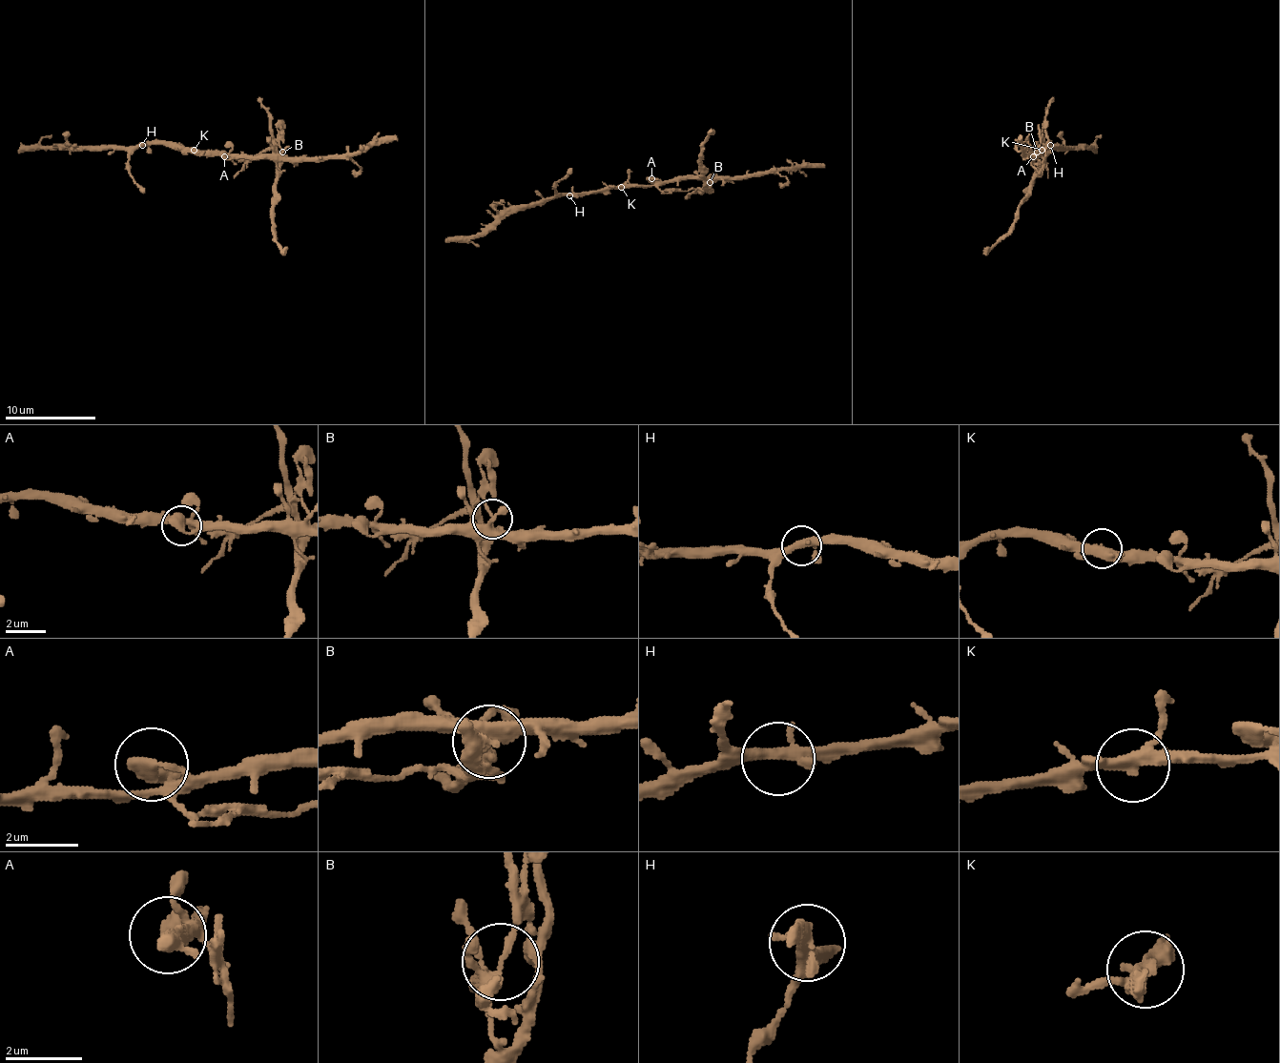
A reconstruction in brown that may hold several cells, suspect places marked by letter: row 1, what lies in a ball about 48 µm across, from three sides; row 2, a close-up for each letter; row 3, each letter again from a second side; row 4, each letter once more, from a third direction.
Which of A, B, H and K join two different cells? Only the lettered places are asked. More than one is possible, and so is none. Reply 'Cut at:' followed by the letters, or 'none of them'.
Cut at: B

